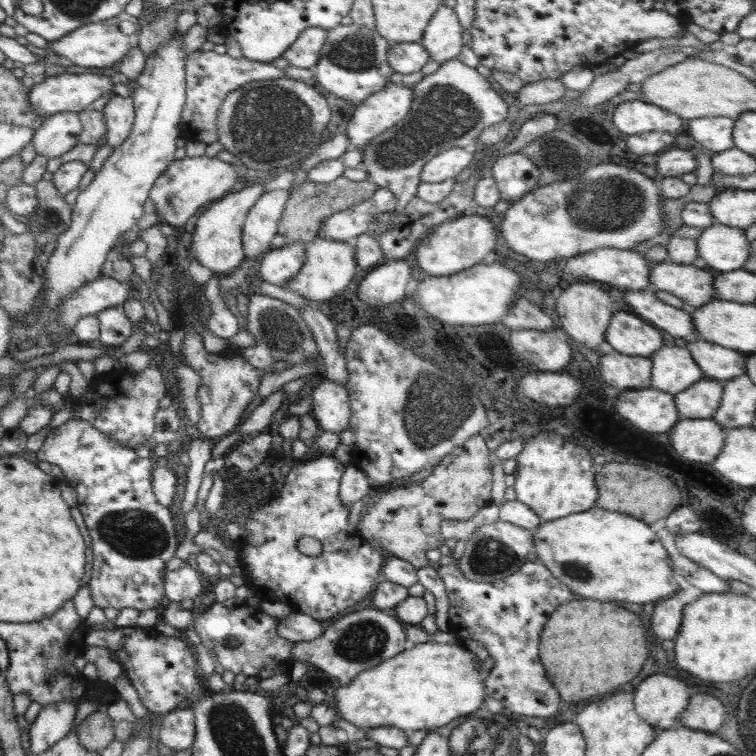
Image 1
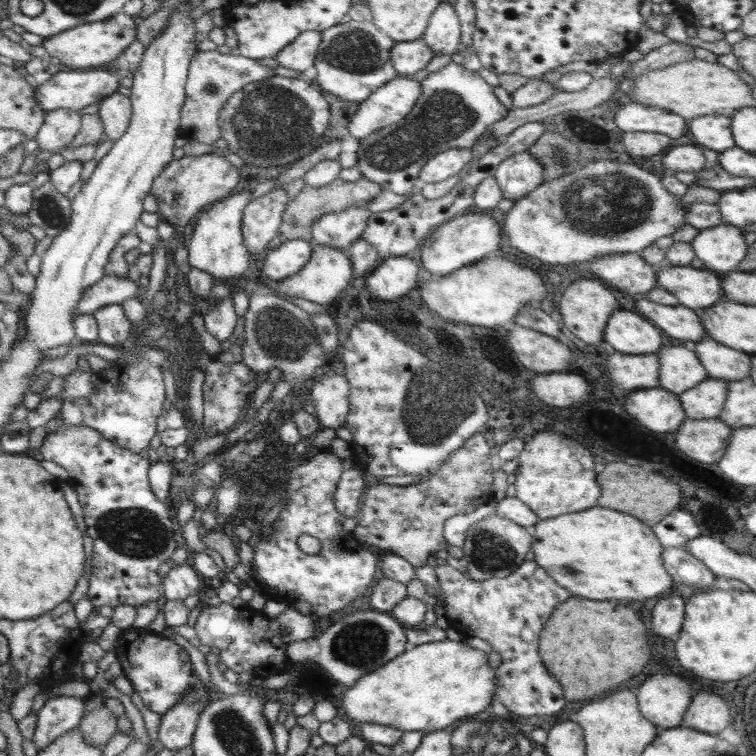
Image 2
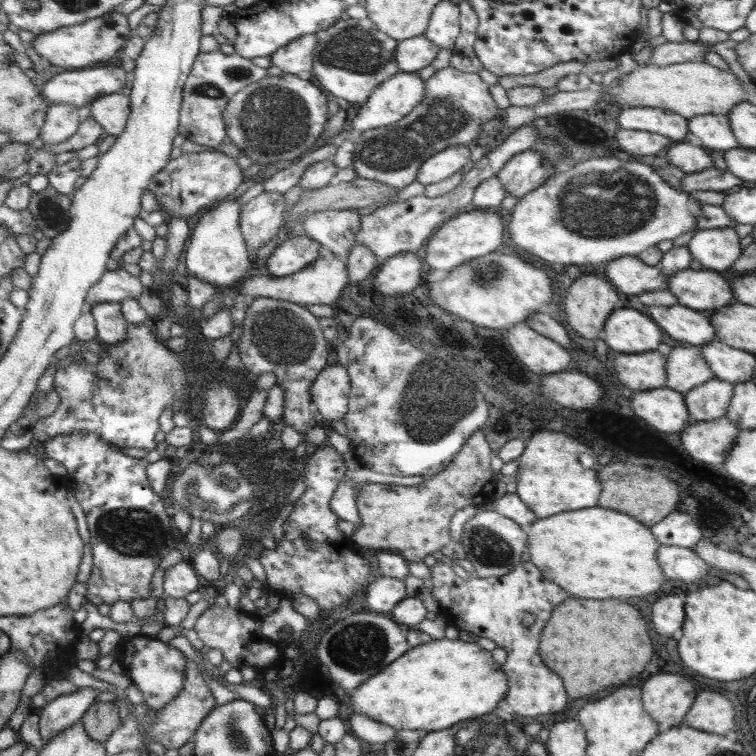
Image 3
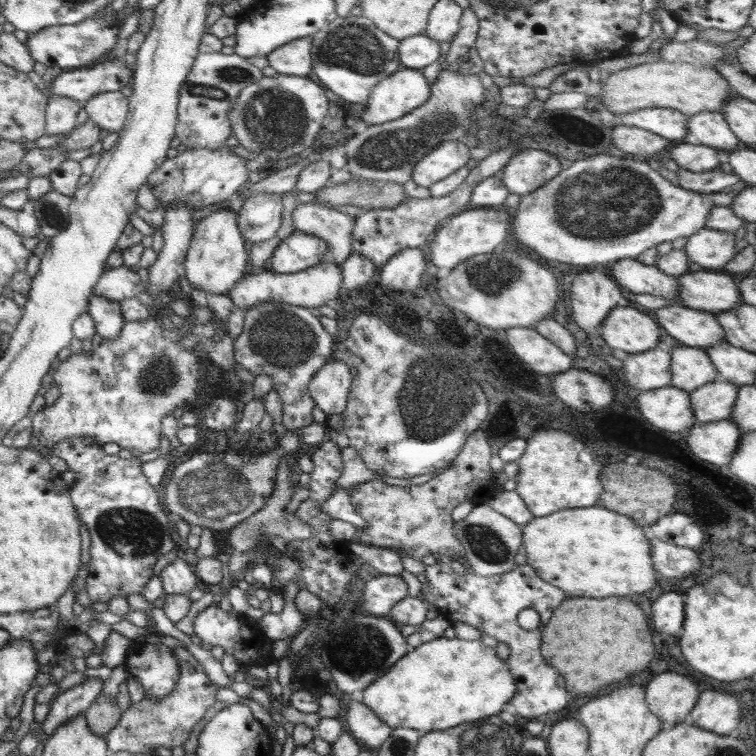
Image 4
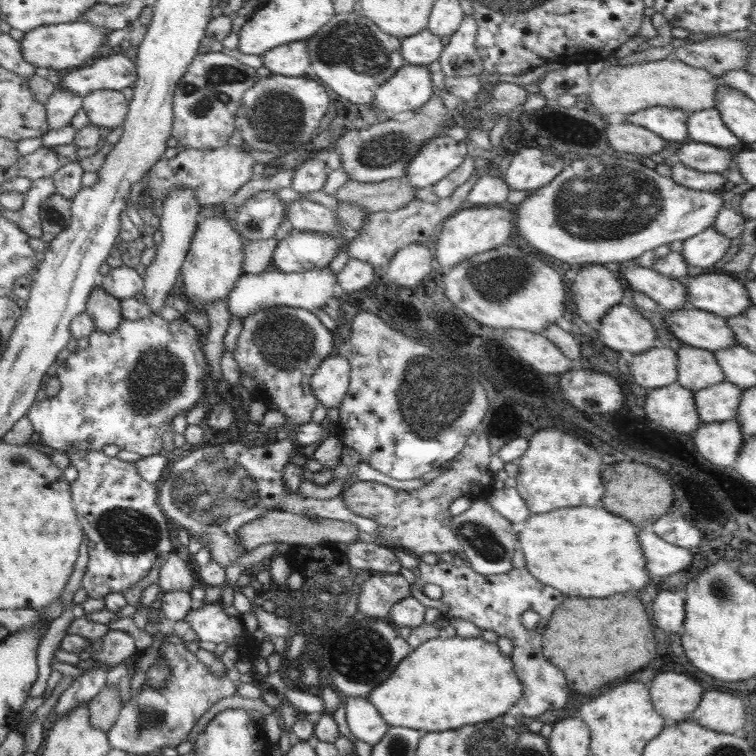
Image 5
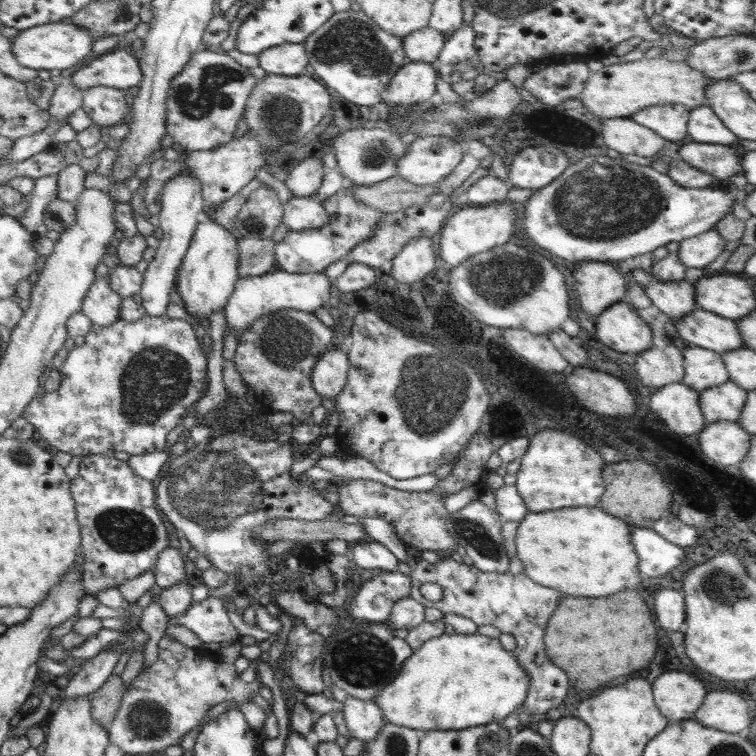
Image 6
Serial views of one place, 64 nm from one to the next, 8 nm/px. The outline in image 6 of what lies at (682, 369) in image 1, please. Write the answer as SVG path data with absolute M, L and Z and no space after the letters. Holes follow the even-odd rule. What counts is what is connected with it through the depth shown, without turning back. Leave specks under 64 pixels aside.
M689 345L683 349L683 359L684 376L681 382L696 392L730 381L721 354L713 350Z

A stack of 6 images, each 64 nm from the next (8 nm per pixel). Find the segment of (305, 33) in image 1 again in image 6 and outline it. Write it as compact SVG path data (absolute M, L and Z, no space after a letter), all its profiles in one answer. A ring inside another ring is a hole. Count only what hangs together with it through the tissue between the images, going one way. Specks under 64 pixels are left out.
M287 43L263 50L258 55L258 60L258 67L264 69L267 74L298 76L306 74L308 68L308 56L303 43Z

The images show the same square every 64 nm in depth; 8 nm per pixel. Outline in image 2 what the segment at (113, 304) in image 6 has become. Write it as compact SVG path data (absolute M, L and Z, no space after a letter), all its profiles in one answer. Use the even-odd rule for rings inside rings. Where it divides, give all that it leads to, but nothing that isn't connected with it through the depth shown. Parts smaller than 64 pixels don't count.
M121 304L103 306L96 309L93 315L97 320L97 342L111 347L128 345L135 324L126 318Z

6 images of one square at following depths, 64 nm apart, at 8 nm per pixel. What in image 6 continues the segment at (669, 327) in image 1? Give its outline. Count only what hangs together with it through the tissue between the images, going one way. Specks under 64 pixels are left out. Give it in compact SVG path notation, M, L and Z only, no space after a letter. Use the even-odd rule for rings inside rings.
M698 306L674 320L678 334L690 345L718 354L744 346L736 323Z

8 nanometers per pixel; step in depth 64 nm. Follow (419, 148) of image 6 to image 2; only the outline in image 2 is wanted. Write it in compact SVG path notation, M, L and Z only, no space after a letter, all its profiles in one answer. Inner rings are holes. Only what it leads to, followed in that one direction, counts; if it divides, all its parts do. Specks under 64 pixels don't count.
M451 148L433 155L422 167L418 182L436 183L460 175L460 172L474 160L471 151L465 148Z

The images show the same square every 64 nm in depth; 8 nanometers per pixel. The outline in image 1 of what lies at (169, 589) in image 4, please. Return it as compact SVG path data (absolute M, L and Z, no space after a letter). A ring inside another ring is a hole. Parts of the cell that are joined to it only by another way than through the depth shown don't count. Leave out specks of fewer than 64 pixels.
M190 565L173 571L166 571L164 577L165 601L180 603L184 598L194 598L203 594L201 573Z

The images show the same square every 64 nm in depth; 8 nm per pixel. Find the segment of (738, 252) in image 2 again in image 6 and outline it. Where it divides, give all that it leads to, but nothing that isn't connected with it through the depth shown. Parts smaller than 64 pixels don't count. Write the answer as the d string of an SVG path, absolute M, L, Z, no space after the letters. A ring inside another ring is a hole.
M714 228L681 240L677 257L684 266L703 269L722 254L726 243Z

